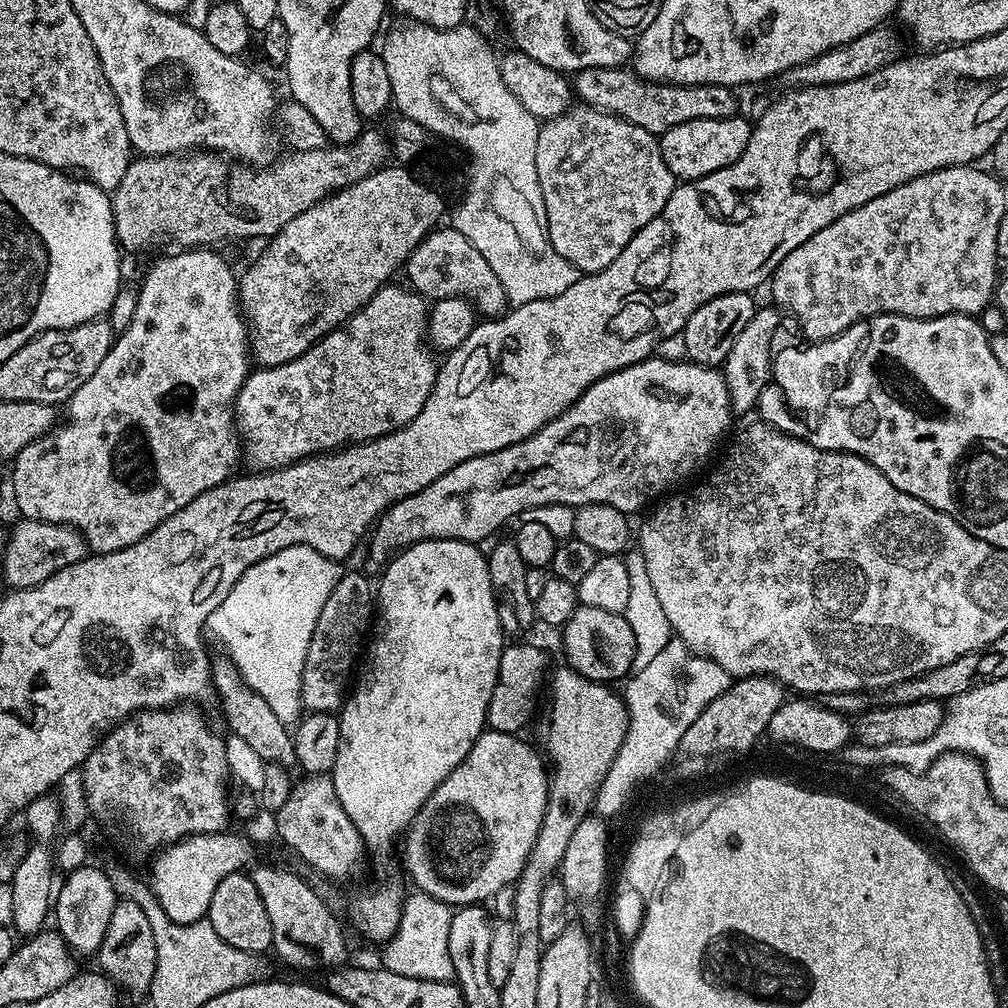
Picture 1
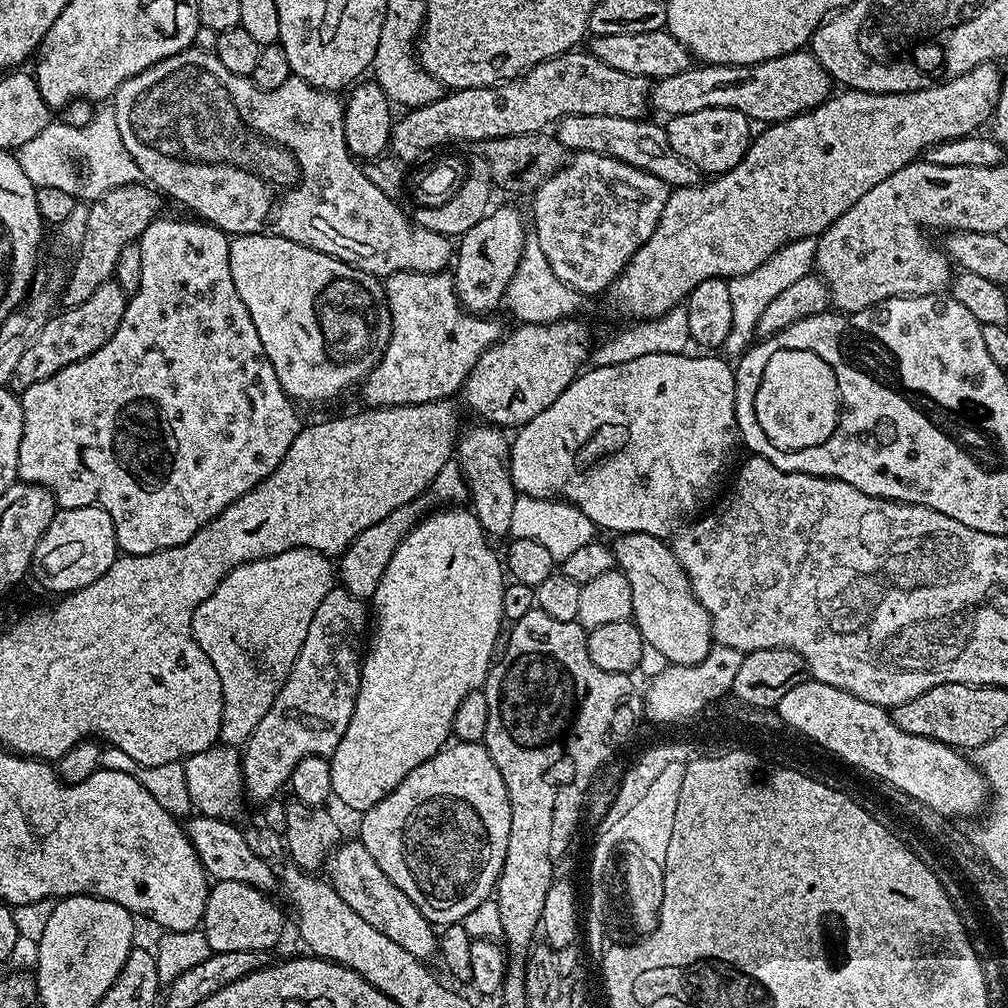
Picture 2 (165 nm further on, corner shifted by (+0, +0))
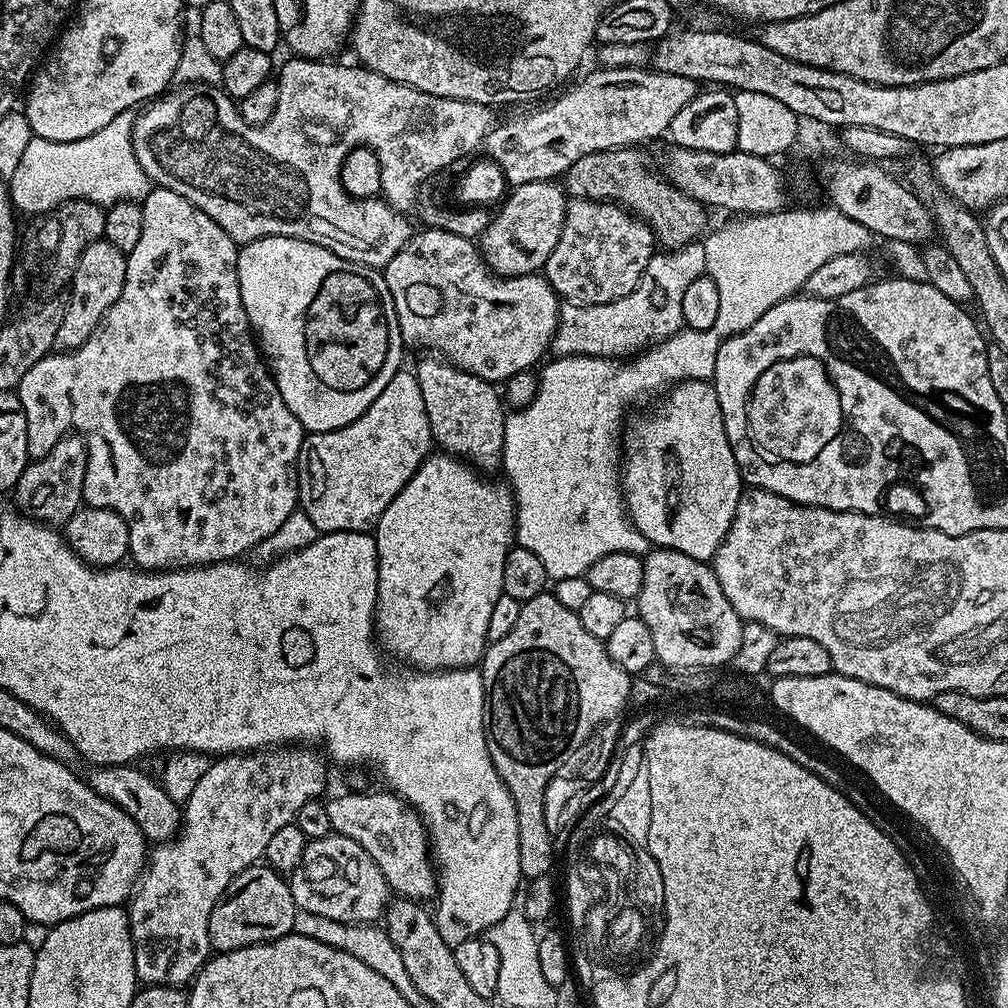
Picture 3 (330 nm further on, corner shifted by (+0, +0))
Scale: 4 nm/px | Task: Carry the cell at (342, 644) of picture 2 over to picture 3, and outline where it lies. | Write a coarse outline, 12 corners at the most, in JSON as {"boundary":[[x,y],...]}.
{"boundary":[[325,757],[209,763],[126,908],[141,985],[184,986],[210,914],[323,793]]}

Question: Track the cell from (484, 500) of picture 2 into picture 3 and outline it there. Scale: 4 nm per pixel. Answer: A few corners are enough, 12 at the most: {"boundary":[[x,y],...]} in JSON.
{"boundary":[[436,354],[414,367],[432,439],[485,473],[504,459],[495,383]]}

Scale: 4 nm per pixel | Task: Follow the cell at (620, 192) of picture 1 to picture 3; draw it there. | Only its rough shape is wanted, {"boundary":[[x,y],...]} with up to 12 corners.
{"boundary":[[568,200],[542,275],[574,304],[638,286],[656,237],[602,200]]}

